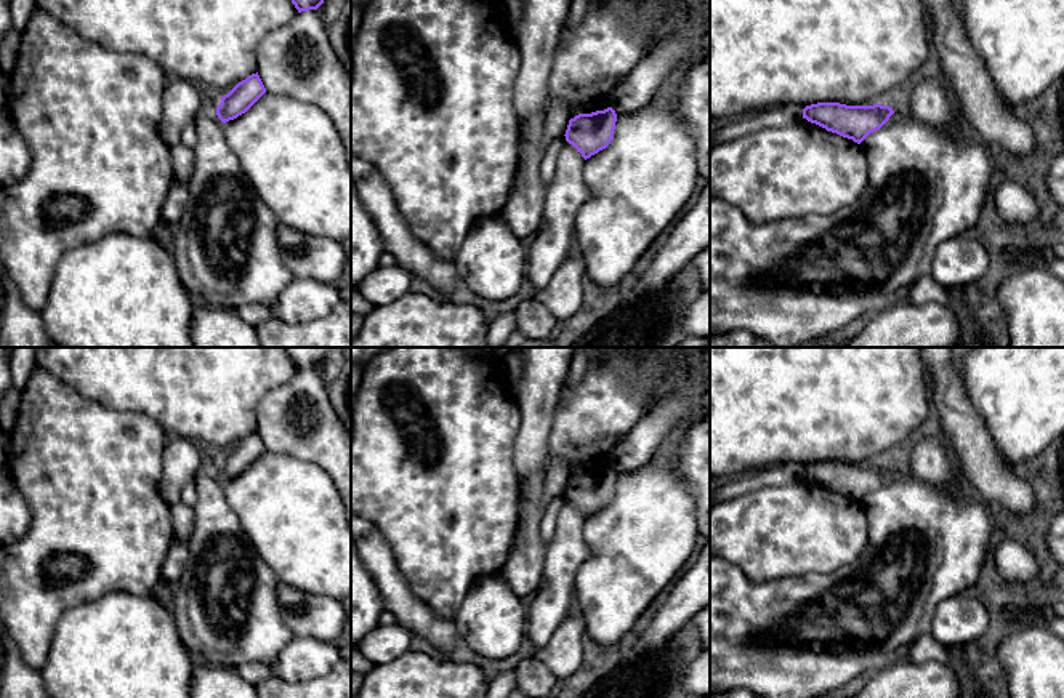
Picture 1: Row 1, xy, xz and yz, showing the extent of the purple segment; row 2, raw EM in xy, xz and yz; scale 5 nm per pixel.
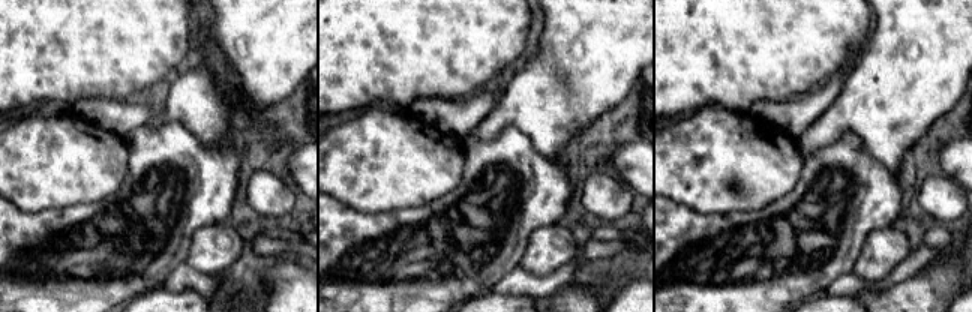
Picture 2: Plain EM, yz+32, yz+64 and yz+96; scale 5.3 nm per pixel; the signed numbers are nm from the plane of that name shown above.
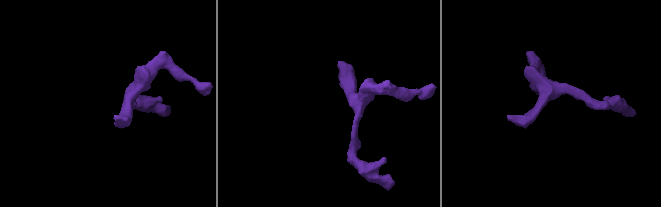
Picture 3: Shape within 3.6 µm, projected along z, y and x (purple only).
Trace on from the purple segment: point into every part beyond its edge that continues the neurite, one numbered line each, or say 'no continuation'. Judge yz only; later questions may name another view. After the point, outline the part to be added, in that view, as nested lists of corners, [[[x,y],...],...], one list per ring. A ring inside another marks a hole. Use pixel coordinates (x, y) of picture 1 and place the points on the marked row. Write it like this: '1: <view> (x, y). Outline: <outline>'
no continuation

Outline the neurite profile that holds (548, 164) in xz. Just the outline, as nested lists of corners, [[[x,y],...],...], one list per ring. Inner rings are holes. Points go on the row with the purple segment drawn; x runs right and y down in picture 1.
[[[566,136],[556,138],[550,147],[545,150],[543,160],[542,160],[542,179],[545,181],[546,187],[553,183],[554,173],[556,173],[556,158],[558,154],[566,141]]]

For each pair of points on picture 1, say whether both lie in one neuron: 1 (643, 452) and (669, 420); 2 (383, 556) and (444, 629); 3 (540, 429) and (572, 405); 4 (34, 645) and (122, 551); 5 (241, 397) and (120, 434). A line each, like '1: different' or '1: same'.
1: same
2: same
3: different
4: same
5: different

